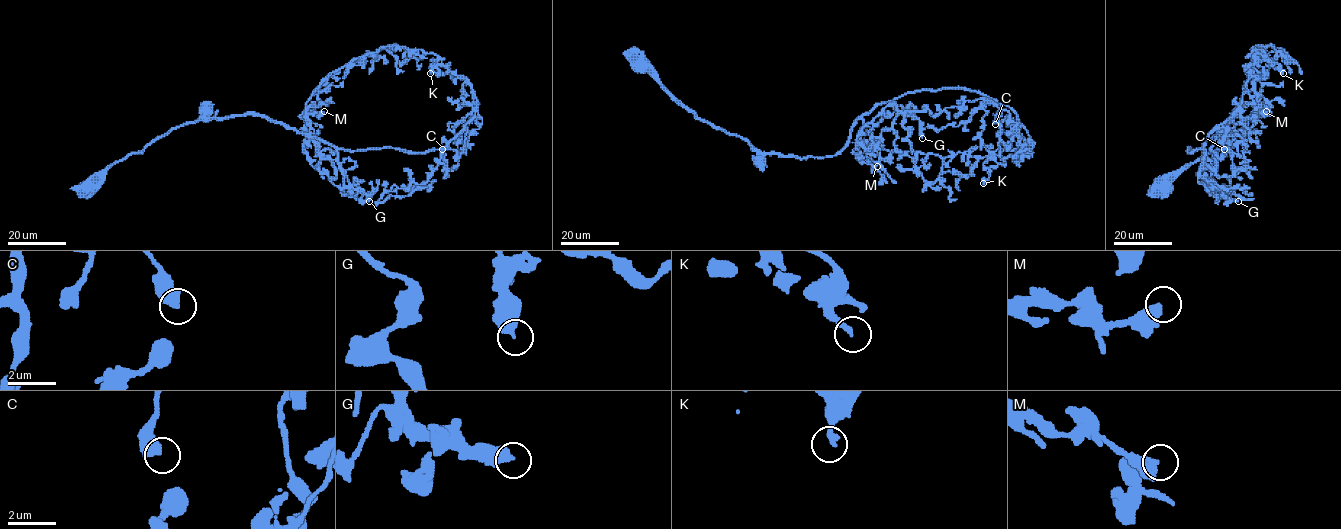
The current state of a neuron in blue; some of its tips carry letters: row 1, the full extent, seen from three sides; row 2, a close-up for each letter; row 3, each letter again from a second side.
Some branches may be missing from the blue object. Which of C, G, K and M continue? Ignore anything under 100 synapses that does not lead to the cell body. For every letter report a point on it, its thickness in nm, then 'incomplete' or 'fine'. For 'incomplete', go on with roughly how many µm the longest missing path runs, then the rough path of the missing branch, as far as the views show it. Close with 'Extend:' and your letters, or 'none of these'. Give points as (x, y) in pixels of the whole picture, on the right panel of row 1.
C: place (1224, 149); calibre 500 nm; fine
G: place (1238, 201); calibre 460 nm; fine
K: place (1283, 73); calibre 260 nm; fine
M: place (1266, 111); calibre 340 nm; fine
Extend: none of these

